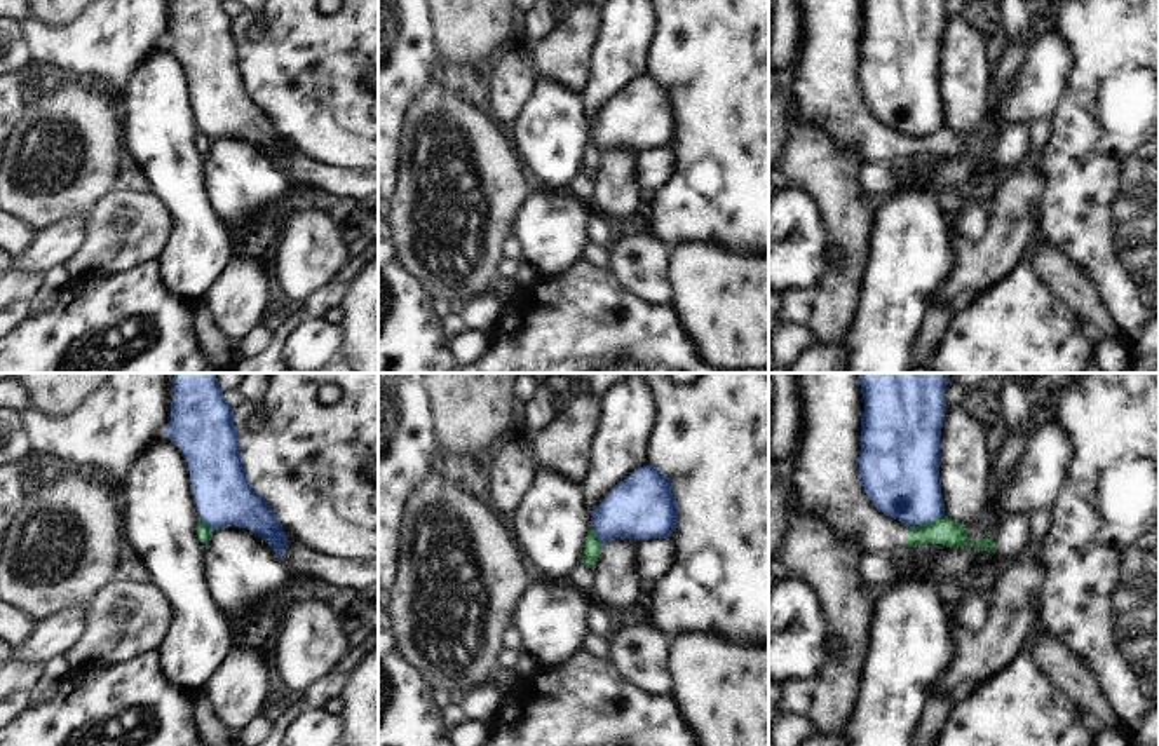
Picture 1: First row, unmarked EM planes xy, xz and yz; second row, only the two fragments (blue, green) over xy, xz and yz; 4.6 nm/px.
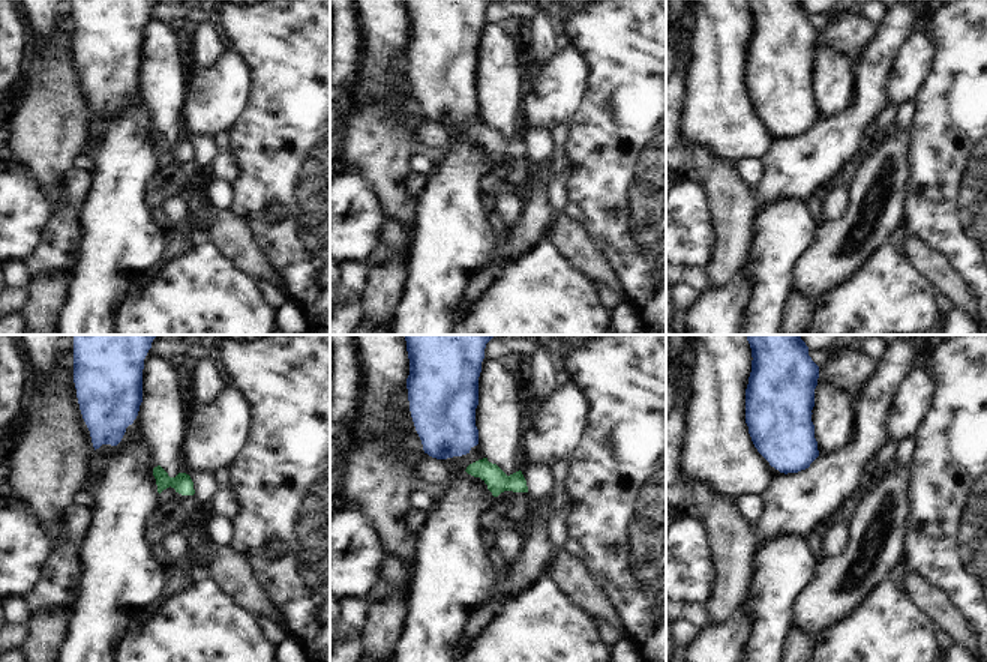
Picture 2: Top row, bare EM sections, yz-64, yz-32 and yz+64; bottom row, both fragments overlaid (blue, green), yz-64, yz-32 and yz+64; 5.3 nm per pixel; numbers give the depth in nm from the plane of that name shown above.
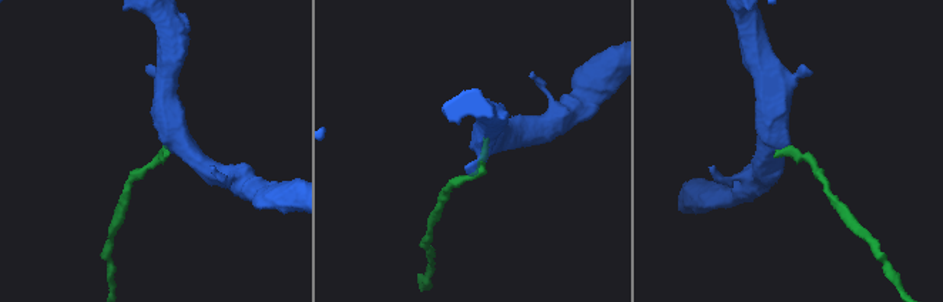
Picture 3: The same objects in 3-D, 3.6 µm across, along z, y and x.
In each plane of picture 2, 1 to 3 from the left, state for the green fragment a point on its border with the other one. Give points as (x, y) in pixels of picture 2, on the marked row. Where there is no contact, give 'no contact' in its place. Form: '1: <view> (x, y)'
1: no contact
2: no contact
3: no contact

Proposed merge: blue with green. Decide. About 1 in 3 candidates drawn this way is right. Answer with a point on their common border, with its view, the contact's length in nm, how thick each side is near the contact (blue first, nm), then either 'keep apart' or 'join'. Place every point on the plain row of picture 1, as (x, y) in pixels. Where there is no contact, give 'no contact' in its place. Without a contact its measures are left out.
yz (931, 131) | 120 nm | 360/120 nm | keep apart

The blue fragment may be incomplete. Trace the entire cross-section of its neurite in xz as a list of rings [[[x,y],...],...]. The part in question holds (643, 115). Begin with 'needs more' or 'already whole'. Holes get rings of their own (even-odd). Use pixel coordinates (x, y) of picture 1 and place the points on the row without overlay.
already whole; [[[654,75],[636,78],[593,120],[601,153],[615,148],[668,148],[678,138],[678,124],[673,92]]]

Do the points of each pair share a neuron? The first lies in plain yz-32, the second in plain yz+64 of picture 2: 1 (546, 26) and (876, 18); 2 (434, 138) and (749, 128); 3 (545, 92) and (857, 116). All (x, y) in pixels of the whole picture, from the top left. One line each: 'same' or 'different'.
1: same
2: same
3: different

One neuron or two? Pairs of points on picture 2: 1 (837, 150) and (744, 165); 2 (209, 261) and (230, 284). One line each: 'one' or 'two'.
1: two
2: one

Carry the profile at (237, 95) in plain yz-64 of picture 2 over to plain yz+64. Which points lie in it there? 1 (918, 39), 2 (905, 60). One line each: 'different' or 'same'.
1: same
2: same

